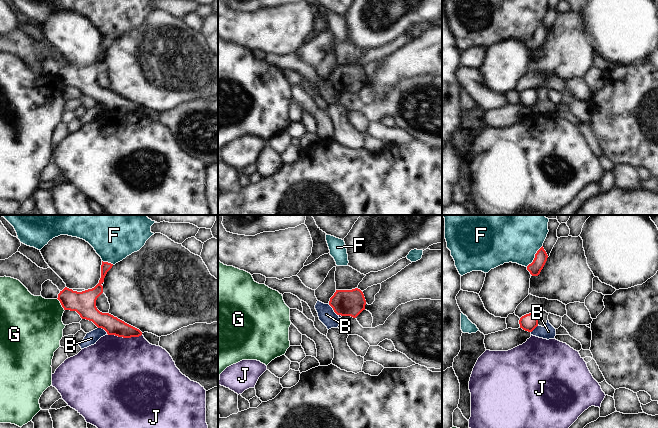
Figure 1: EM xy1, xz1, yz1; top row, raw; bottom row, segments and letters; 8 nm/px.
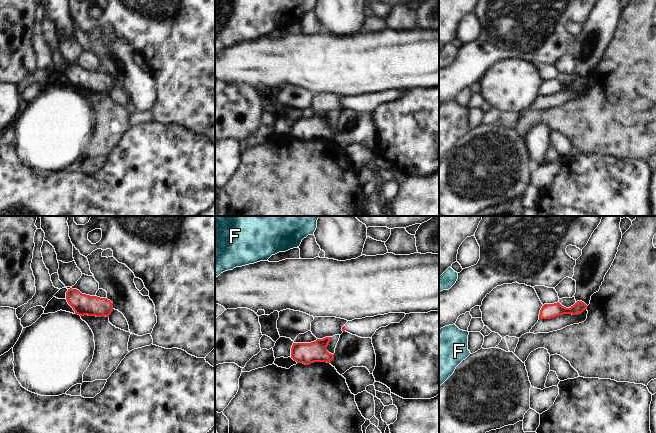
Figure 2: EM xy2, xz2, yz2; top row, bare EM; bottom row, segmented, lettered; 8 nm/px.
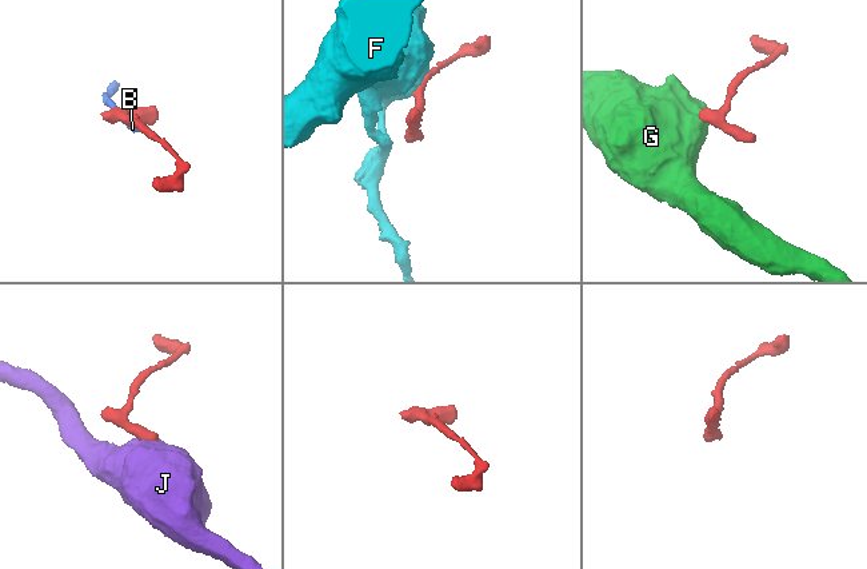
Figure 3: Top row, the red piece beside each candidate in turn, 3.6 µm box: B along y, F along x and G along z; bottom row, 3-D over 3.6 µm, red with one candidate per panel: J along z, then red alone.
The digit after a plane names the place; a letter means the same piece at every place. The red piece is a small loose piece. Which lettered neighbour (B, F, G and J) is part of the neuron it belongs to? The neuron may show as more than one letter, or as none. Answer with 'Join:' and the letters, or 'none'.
Join: none

